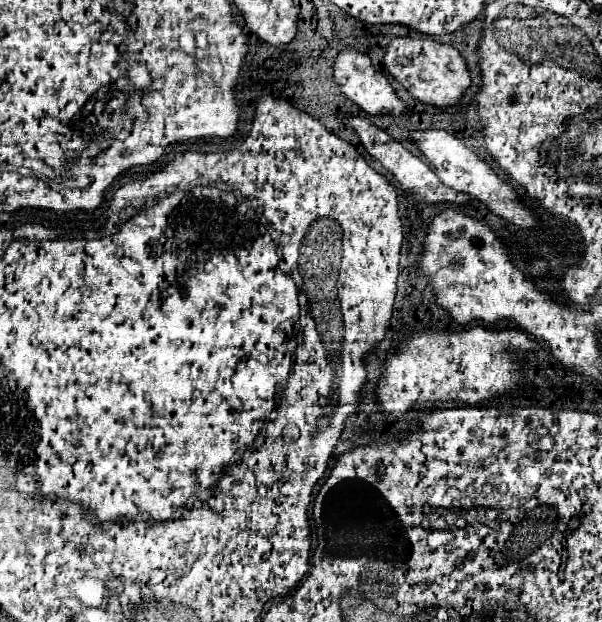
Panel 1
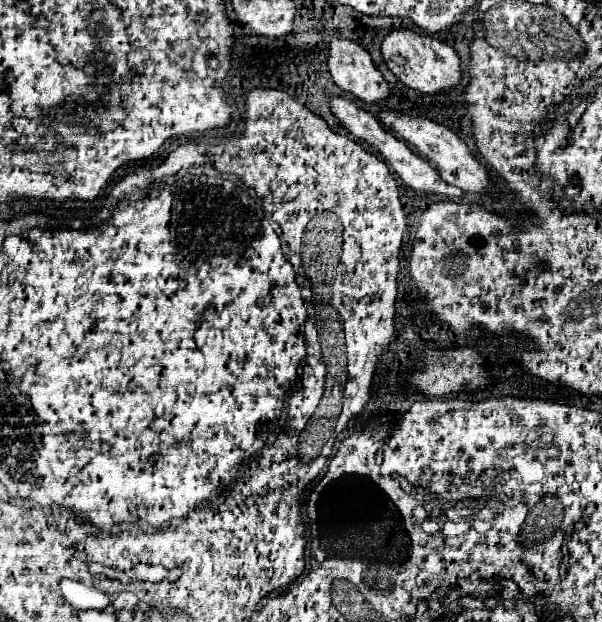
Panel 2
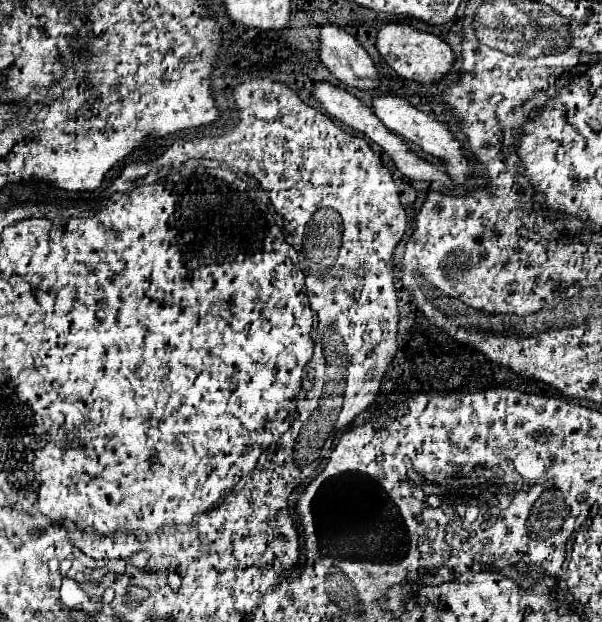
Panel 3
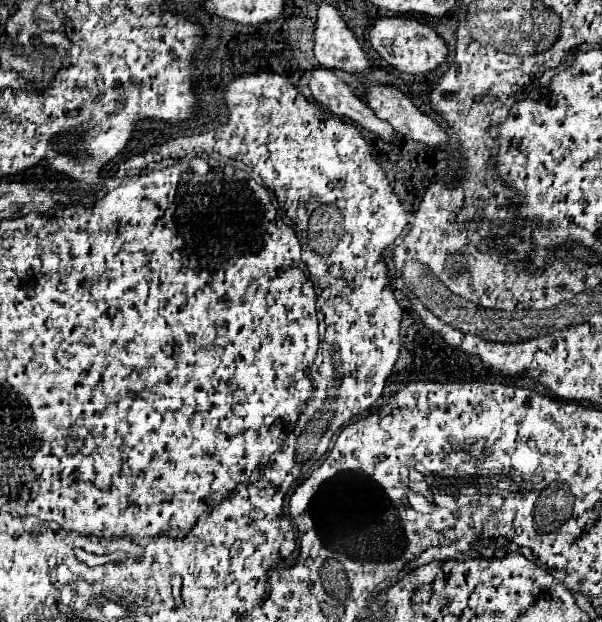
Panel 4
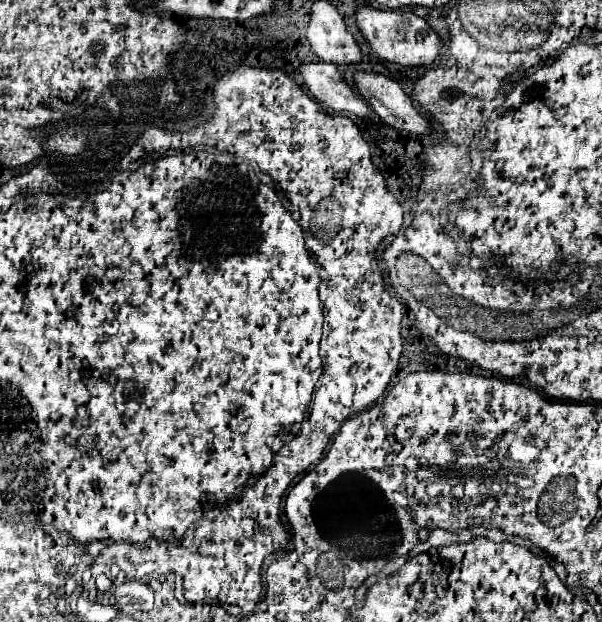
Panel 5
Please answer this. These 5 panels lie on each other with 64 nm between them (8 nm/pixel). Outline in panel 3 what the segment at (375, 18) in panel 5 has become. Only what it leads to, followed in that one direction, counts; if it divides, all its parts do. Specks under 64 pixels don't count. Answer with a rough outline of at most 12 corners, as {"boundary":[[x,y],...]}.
{"boundary":[[408,24],[382,26],[376,48],[402,78],[440,82],[452,48]]}

